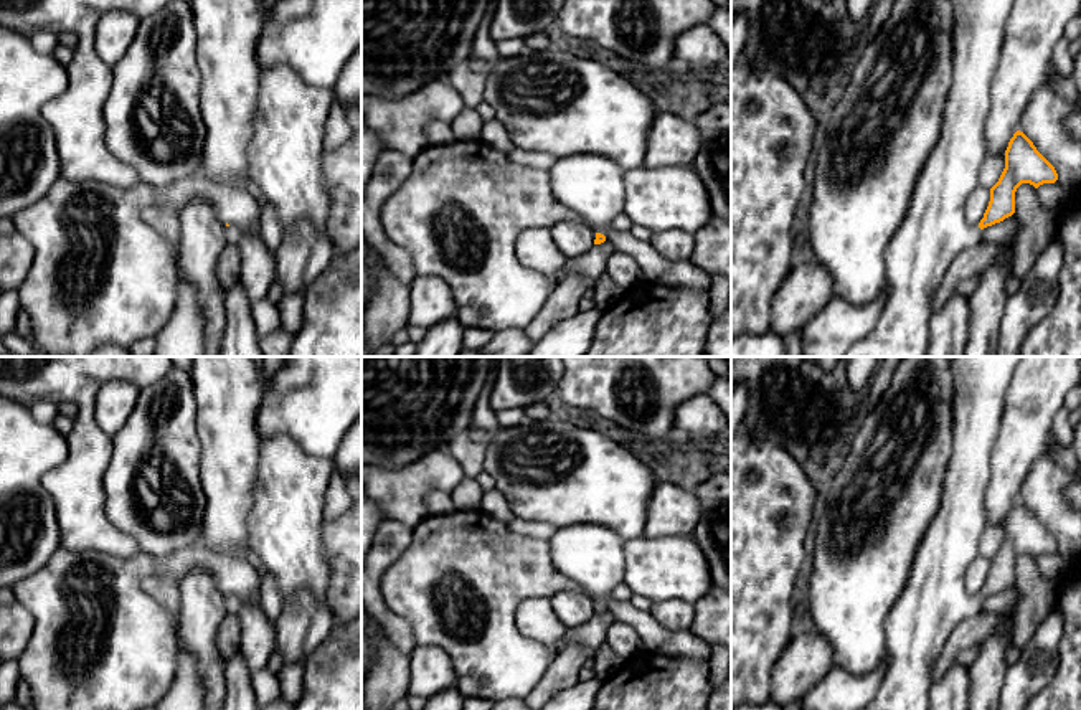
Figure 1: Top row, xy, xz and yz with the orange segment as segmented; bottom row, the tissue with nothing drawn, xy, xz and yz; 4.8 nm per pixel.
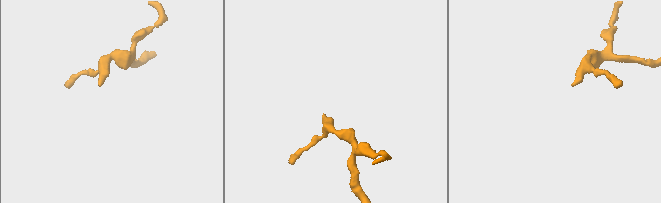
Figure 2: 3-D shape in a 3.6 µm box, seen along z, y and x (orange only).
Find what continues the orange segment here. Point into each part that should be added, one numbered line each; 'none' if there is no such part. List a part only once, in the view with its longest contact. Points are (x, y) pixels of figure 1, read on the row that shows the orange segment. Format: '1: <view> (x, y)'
1: xz (591, 185)

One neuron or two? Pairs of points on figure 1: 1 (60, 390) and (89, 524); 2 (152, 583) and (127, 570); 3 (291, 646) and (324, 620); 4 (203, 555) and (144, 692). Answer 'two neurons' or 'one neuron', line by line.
1: one neuron
2: two neurons
3: one neuron
4: one neuron

